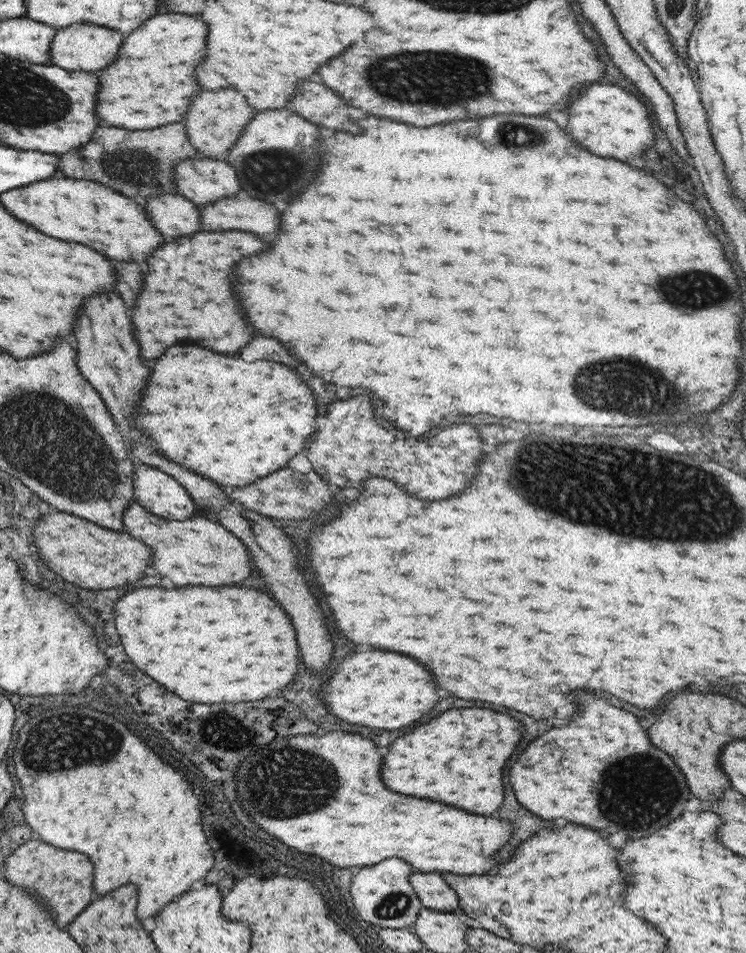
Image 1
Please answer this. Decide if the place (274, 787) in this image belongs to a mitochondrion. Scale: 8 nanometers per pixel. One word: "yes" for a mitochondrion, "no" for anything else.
yes

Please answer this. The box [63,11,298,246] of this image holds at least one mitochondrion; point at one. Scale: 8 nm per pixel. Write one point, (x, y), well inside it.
(135, 168)

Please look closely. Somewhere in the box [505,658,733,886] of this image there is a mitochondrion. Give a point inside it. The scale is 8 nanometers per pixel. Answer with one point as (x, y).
(637, 792)

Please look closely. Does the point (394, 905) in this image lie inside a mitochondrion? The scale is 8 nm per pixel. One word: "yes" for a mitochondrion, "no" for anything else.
yes

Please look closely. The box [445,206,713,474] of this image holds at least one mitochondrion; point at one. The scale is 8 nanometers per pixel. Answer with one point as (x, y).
(631, 384)

